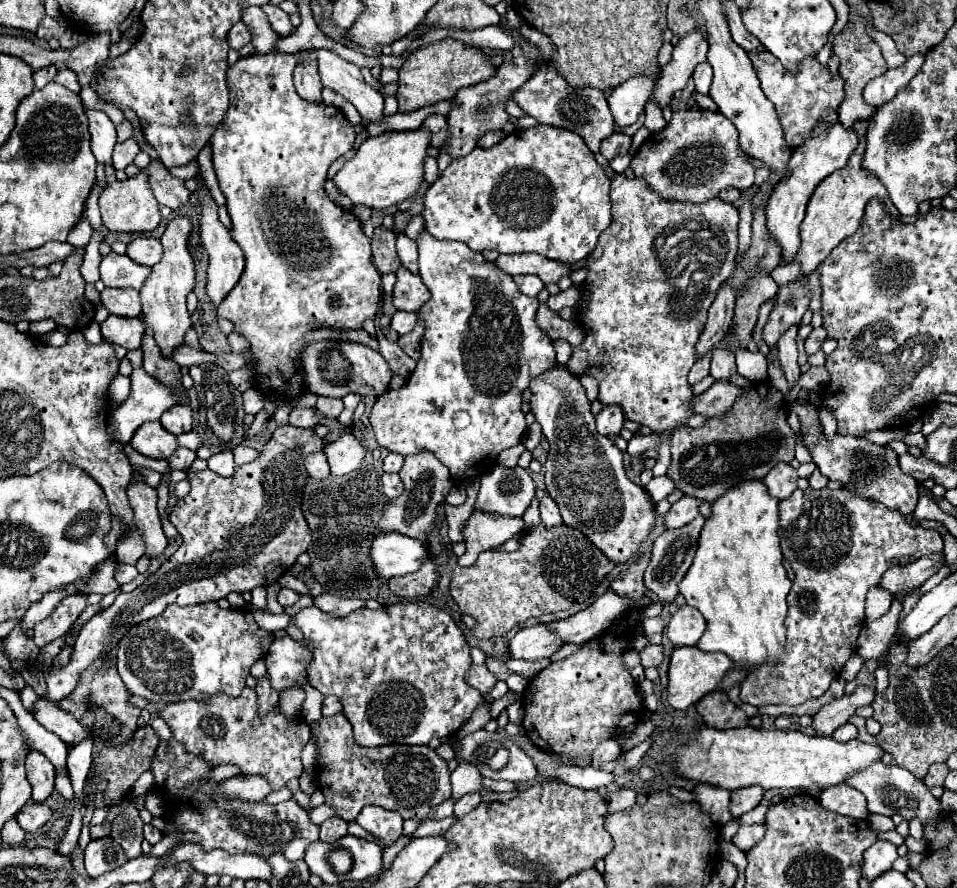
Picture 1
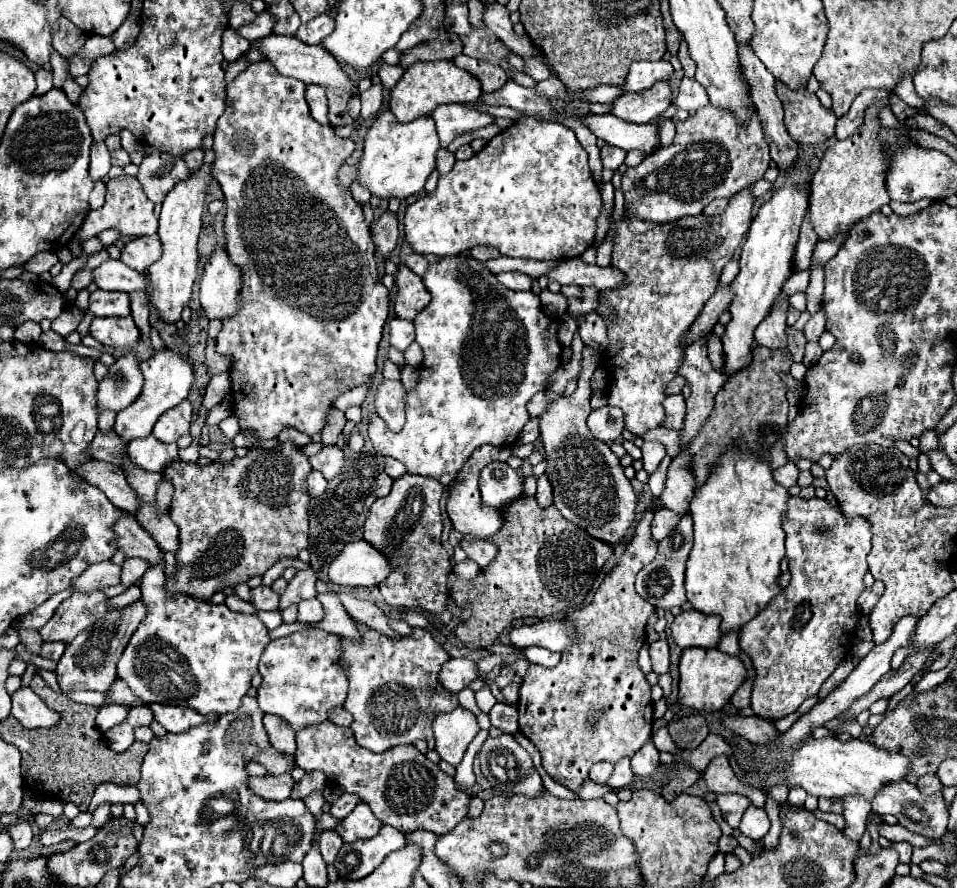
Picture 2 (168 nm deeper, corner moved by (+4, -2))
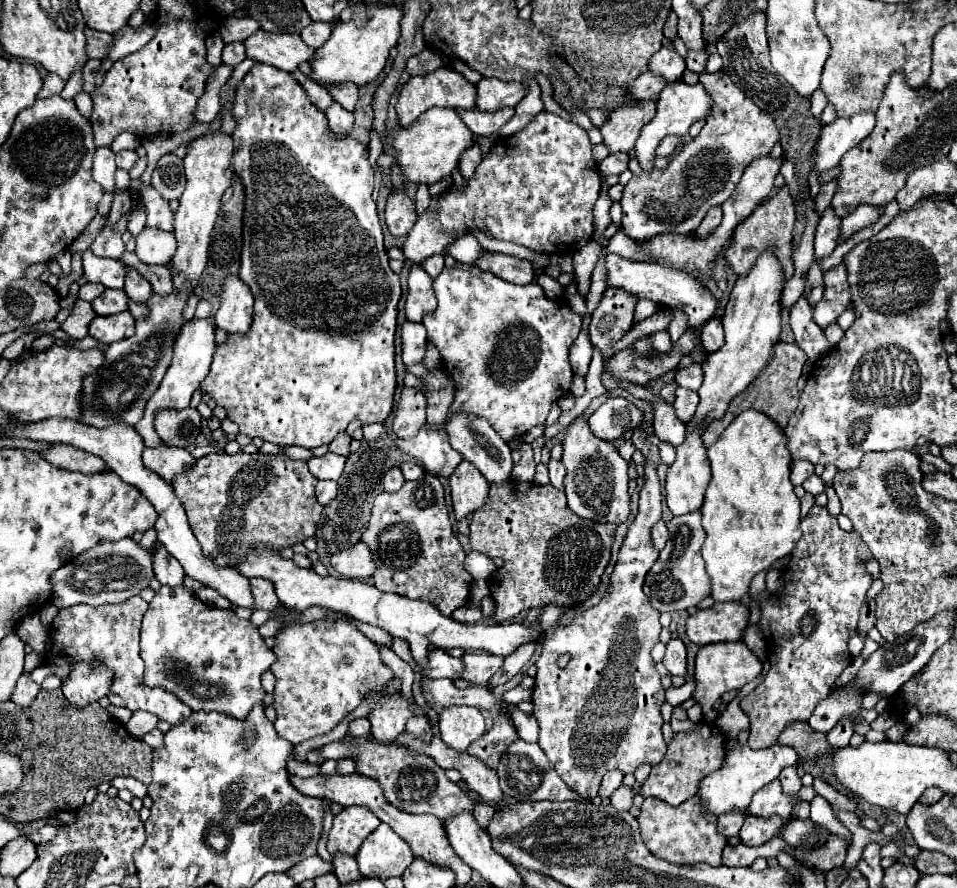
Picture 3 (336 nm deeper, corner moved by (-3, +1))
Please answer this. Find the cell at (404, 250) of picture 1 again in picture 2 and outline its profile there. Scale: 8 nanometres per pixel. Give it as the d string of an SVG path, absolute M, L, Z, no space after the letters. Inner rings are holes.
M411 253L407 259L405 259L405 265L413 271L413 273L417 273L417 275L423 275L425 273L425 269L427 269L427 261L425 261L425 257L423 255L417 255L417 253Z

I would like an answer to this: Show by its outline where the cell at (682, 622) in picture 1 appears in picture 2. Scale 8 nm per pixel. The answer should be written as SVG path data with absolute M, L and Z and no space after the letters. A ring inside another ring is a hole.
M695 609L683 611L675 617L671 625L671 637L681 647L717 647L719 643L719 623L715 615L703 615Z

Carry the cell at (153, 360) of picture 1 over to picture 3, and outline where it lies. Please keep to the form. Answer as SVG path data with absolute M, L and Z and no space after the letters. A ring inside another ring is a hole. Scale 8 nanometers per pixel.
M126 266L126 276L124 276L124 290L126 294L134 300L134 302L148 302L148 298L152 296L152 286L148 280L144 280L136 268Z

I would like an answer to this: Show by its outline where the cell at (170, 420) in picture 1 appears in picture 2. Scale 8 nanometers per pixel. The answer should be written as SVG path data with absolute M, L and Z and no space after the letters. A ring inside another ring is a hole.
M185 399L185 401L181 401L181 405L177 405L177 409L171 409L169 413L163 413L163 417L153 427L153 435L163 443L173 443L181 435L189 433L191 409L193 409L191 403Z

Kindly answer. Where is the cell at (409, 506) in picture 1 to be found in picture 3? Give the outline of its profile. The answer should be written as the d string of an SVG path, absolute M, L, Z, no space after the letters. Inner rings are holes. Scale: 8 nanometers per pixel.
M422 474L394 494L378 494L370 524L360 540L372 550L372 558L376 558L376 574L372 580L378 590L428 600L444 616L450 616L468 602L474 578L464 570L466 554L452 532L444 488L434 474Z

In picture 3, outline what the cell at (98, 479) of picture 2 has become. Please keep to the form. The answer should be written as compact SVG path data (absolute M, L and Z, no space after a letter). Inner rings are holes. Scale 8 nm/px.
M50 444L46 450L40 452L50 464L58 466L58 468L66 468L66 470L78 470L82 474L94 474L94 472L102 472L106 470L106 464L84 452L84 450L78 450L74 446L68 446L68 444Z

